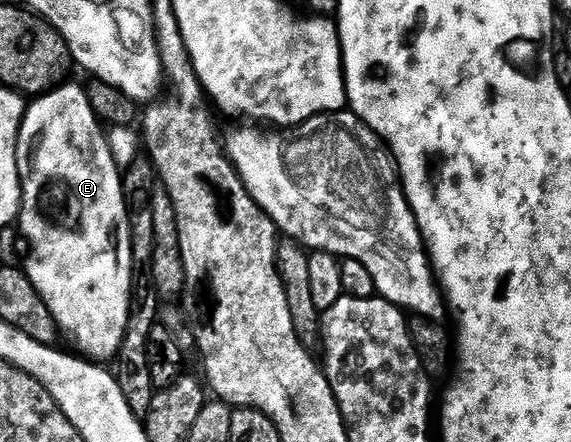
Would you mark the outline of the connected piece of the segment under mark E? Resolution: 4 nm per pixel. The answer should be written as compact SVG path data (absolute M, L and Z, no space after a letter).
M64 82L57 88L43 93L42 96L32 99L26 105L23 113L23 125L19 128L19 141L17 142L17 170L19 178L23 181L23 201L19 207L19 218L17 221L18 231L21 236L31 243L31 257L25 263L27 277L33 282L37 294L49 306L53 318L59 324L64 333L67 332L75 339L75 344L84 357L95 362L107 362L105 360L118 357L119 347L125 338L125 326L129 322L129 310L131 309L131 271L133 262L133 250L131 249L131 215L127 212L127 203L123 193L123 176L117 166L117 162L111 153L111 142L104 125L95 115L88 96L88 89L82 84L71 84Z

